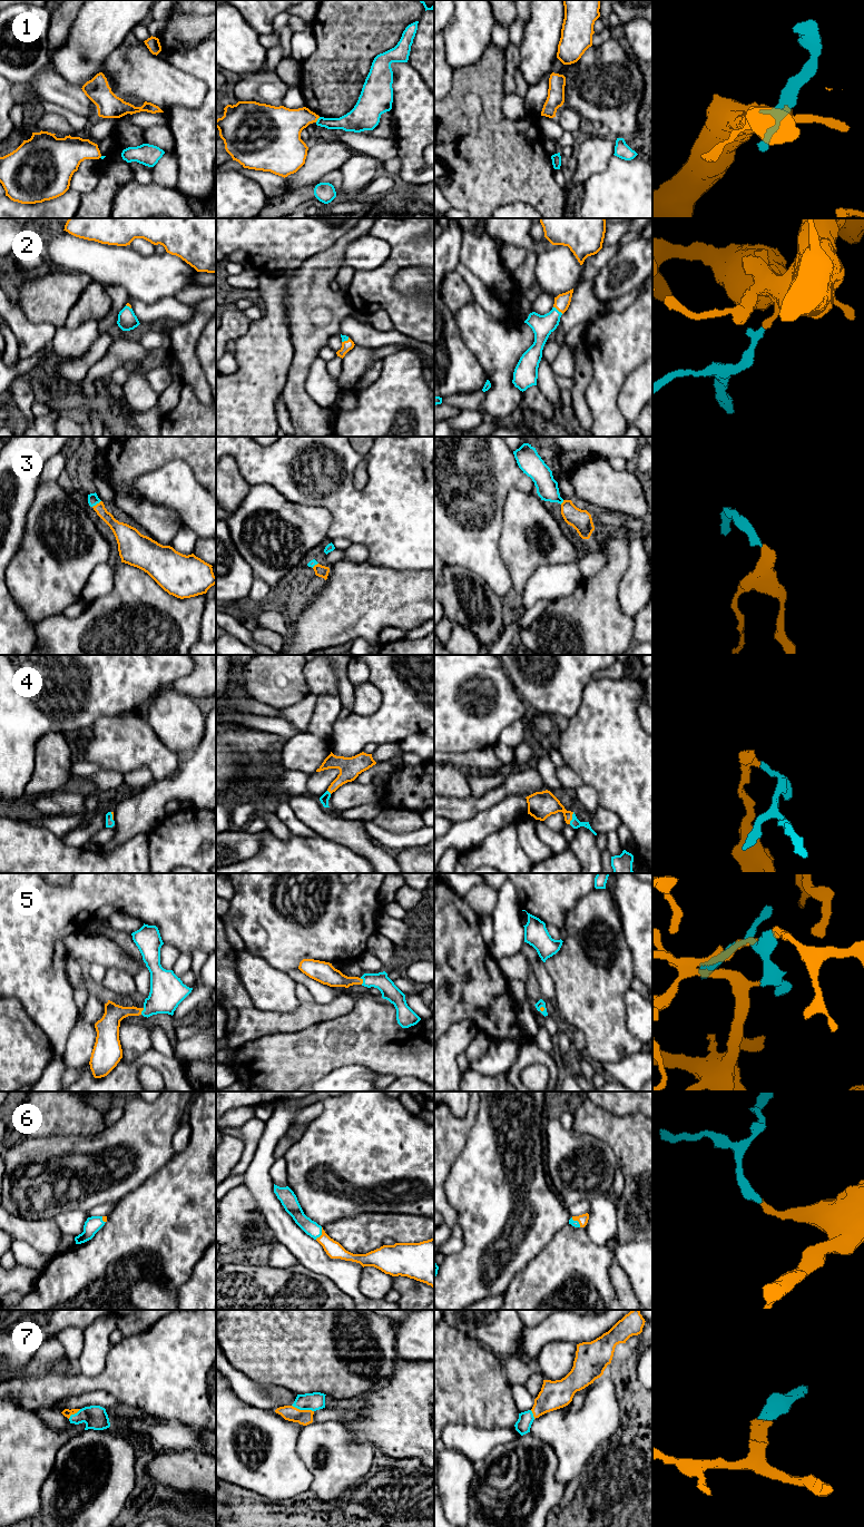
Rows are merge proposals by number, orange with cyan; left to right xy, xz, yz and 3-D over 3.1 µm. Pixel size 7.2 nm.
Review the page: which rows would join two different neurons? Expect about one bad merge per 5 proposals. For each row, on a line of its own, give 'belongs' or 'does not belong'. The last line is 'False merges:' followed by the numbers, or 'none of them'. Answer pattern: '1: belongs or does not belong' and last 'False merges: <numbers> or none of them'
1: does not belong
2: belongs
3: belongs
4: belongs
5: belongs
6: belongs
7: belongs
False merges: 1

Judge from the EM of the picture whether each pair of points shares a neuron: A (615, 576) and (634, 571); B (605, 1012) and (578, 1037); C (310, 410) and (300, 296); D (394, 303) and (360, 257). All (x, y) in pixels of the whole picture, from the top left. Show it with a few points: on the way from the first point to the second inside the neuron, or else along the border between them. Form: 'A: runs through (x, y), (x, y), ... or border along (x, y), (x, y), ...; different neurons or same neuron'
A: border along (629, 548), (629, 565), (619, 583), (617, 599); different neurons
B: border along (573, 1027), (582, 1033), (587, 1048); different neurons
C: runs through (298, 382), (298, 370), (302, 362), (302, 324); same neuron
D: border along (390, 253), (374, 268), (355, 272); different neurons

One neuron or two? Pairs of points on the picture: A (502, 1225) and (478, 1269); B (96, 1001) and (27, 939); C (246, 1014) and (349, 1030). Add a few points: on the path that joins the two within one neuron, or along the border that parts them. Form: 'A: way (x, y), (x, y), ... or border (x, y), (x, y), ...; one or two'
A: way (501, 1236), (497, 1249), (489, 1258); one
B: border (66, 957), (66, 976), (74, 989); two
C: border (336, 1017), (324, 1019), (300, 1030), (286, 1031); two

